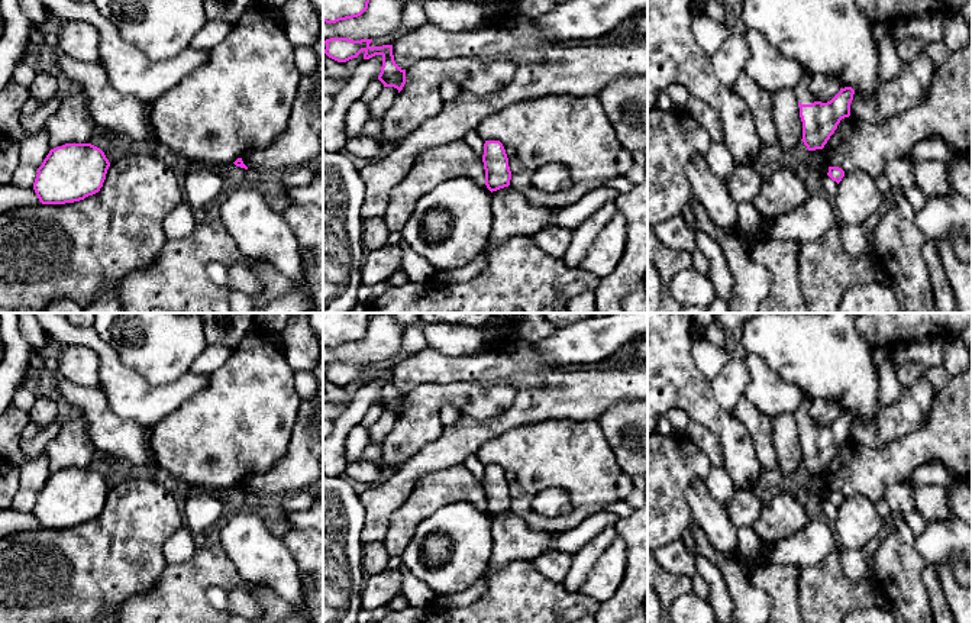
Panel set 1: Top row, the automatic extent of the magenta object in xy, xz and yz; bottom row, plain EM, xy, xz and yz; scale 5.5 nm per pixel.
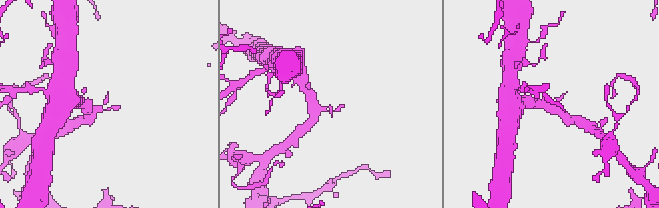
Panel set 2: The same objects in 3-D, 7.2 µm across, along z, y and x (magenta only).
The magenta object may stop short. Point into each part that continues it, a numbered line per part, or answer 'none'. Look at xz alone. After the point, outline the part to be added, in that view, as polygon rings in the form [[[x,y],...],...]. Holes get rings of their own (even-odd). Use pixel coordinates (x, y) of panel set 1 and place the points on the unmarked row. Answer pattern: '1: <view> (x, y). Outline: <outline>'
none

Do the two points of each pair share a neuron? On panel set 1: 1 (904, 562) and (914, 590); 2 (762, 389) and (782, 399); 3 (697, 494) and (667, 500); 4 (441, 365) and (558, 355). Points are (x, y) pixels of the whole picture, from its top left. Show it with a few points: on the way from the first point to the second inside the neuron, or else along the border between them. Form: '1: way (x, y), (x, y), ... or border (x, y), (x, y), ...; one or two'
1: way (904, 570), (904, 580), (907, 583); one
2: way (767, 390), (772, 396), (778, 396); one
3: border (703, 478), (696, 478), (685, 491), (693, 520); two
4: border (533, 345), (535, 351), (546, 362), (558, 368); two

